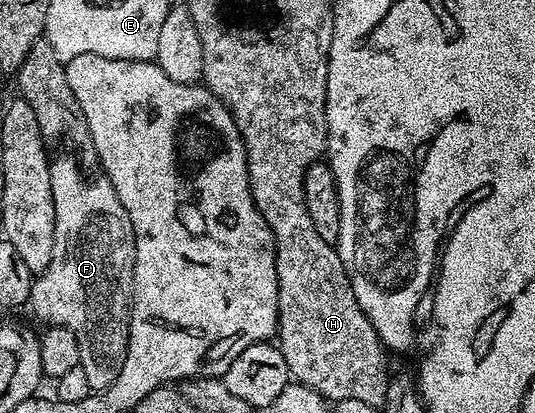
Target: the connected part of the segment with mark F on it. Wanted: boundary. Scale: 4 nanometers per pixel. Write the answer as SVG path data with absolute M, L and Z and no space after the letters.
M54 157L50 163L50 182L56 207L56 231L54 232L54 246L52 247L52 259L45 272L34 282L34 290L30 292L29 304L34 305L34 313L40 320L46 321L47 326L71 329L76 335L76 343L80 347L80 365L84 375L88 375L88 387L91 391L107 389L117 380L122 371L122 364L126 361L126 351L130 348L130 298L132 296L132 274L134 271L134 228L128 219L128 211L120 203L114 188L105 179L89 181L82 174L82 169L70 157Z

